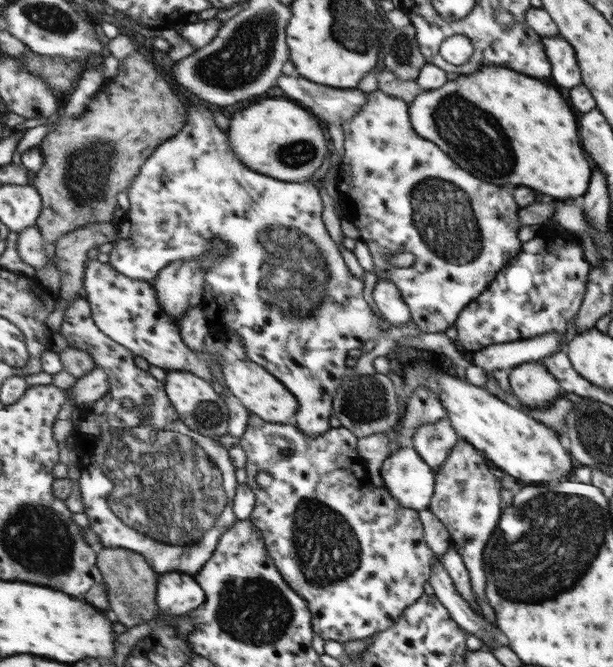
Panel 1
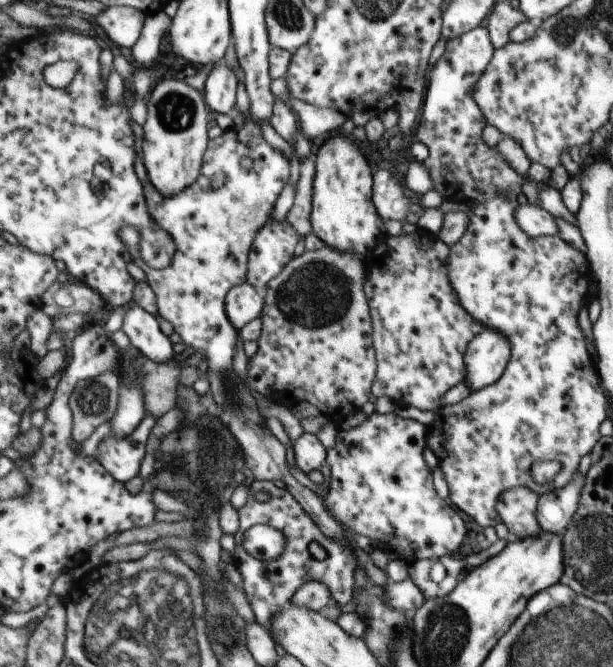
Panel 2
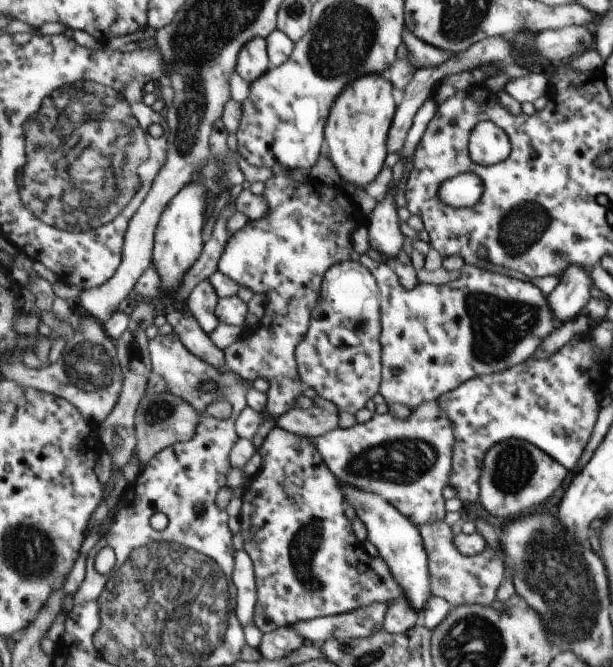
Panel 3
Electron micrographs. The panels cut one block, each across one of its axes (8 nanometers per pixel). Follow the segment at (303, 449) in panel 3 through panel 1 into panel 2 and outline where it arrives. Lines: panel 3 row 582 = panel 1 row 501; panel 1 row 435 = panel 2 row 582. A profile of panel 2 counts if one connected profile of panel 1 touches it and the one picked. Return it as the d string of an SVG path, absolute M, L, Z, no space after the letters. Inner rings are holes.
M256 482L256 486L254 486L254 490L252 490L252 496L250 496L250 502L241 509L240 514L241 514L241 529L240 532L238 532L237 535L235 535L236 538L236 550L235 550L235 561L236 563L239 563L240 561L240 567L242 574L244 575L244 587L243 589L246 591L246 594L248 595L248 598L250 599L250 602L252 602L252 608L254 608L254 612L256 612L256 618L258 618L258 622L262 625L268 628L269 631L272 630L272 626L274 626L274 618L278 618L278 614L282 614L282 610L284 610L288 604L290 604L293 600L294 597L297 596L298 591L303 587L309 584L309 582L323 582L326 583L326 586L330 587L330 592L333 594L333 598L338 602L340 605L344 604L350 604L353 600L356 598L357 594L357 588L358 588L358 558L357 558L357 550L358 548L355 545L355 542L352 539L352 535L349 535L347 533L347 536L345 538L332 538L332 536L329 536L326 534L324 530L322 530L322 526L320 523L316 522L313 518L313 516L309 513L308 510L302 504L299 502L299 500L290 492L290 489L287 488L287 490L278 490L278 494L274 494L274 498L271 500L271 495L270 495L270 500L267 502L262 502L262 500L257 500L256 499L256 494L260 494L262 492L262 486ZM257 524L265 524L265 525L272 525L275 527L278 527L278 530L283 530L286 533L286 536L289 538L289 545L286 546L286 552L282 554L280 558L274 558L274 559L257 559L253 554L249 554L246 552L246 548L244 548L244 534L246 532L250 531L253 526L256 526ZM312 542L318 542L327 553L327 557L324 560L318 560L318 558L314 557L314 554L310 552L310 544Z

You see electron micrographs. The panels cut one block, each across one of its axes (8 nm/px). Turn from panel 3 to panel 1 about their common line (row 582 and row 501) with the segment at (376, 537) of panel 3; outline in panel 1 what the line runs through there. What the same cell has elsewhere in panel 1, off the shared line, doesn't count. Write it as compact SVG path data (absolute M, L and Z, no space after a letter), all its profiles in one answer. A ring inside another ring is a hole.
M414 447L394 450L380 472L382 488L388 489L402 506L418 511L432 504L435 474Z

